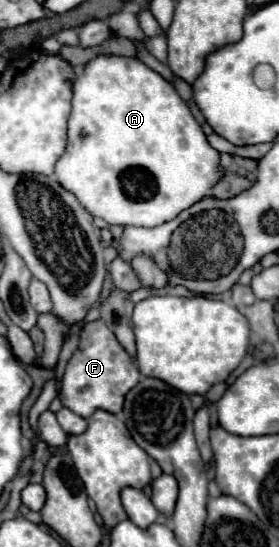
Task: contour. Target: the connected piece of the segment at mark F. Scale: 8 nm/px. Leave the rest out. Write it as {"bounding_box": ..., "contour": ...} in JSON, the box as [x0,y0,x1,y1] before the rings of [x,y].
{"bounding_box":[61,320,139,418],"contour":[[[93,320],[87,322],[79,336],[79,348],[73,352],[67,362],[65,376],[61,382],[61,402],[81,418],[89,418],[95,410],[105,410],[119,414],[125,394],[139,382],[139,370],[117,342],[115,334],[105,326],[105,322]]]}

